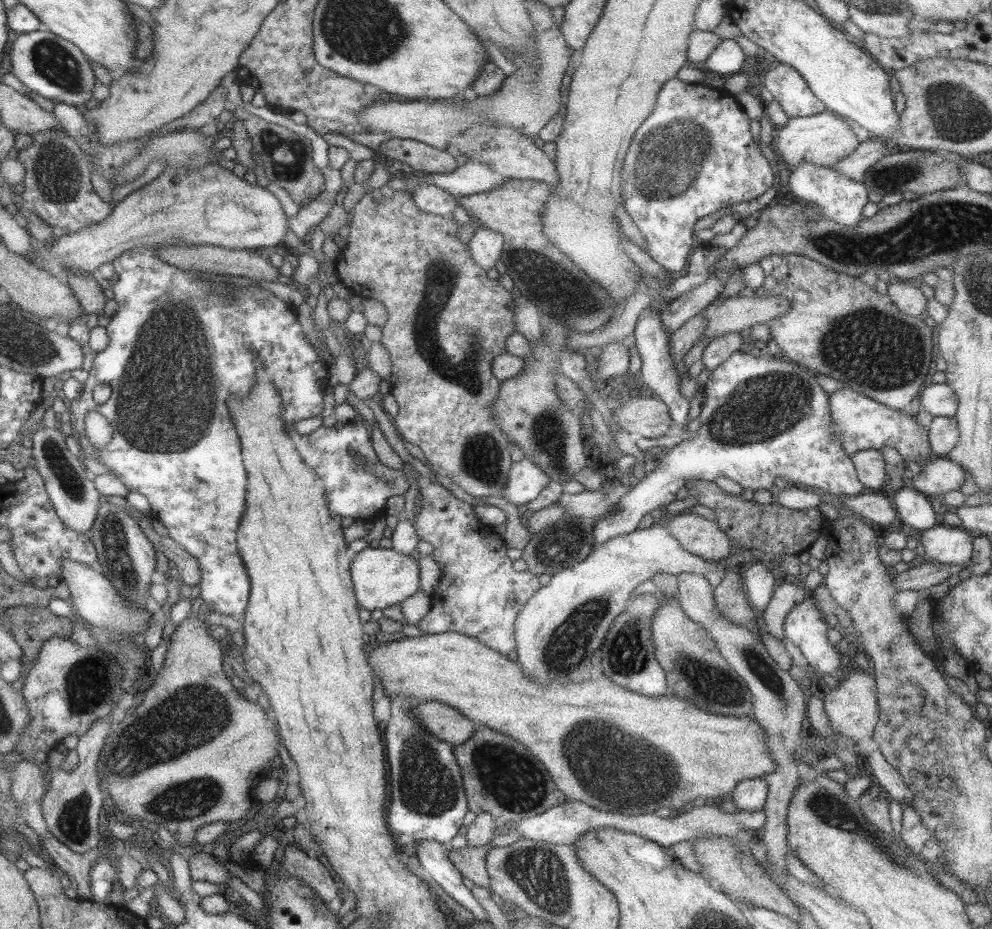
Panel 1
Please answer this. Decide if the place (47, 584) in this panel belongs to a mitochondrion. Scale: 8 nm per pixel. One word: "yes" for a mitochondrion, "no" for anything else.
no

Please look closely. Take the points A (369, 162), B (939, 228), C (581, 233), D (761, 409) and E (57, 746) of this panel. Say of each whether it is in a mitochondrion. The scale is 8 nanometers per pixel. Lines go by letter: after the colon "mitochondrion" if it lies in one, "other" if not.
A: other
B: mitochondrion
C: other
D: mitochondrion
E: other

